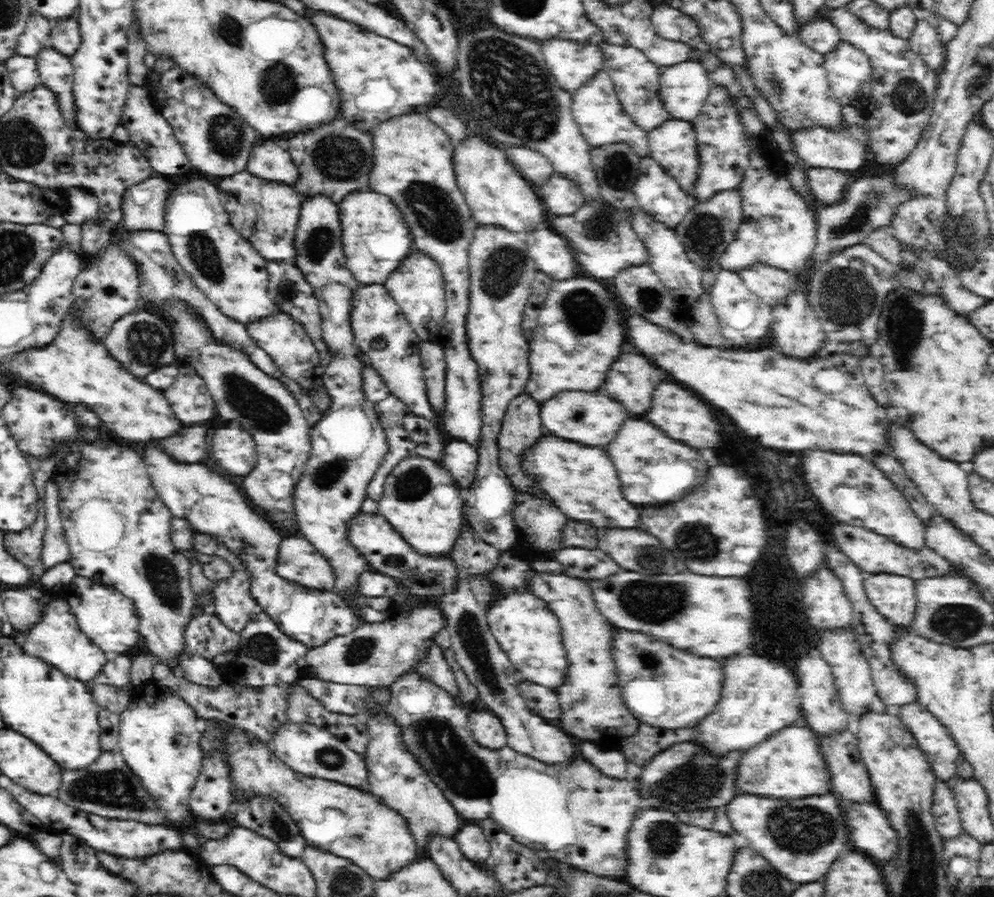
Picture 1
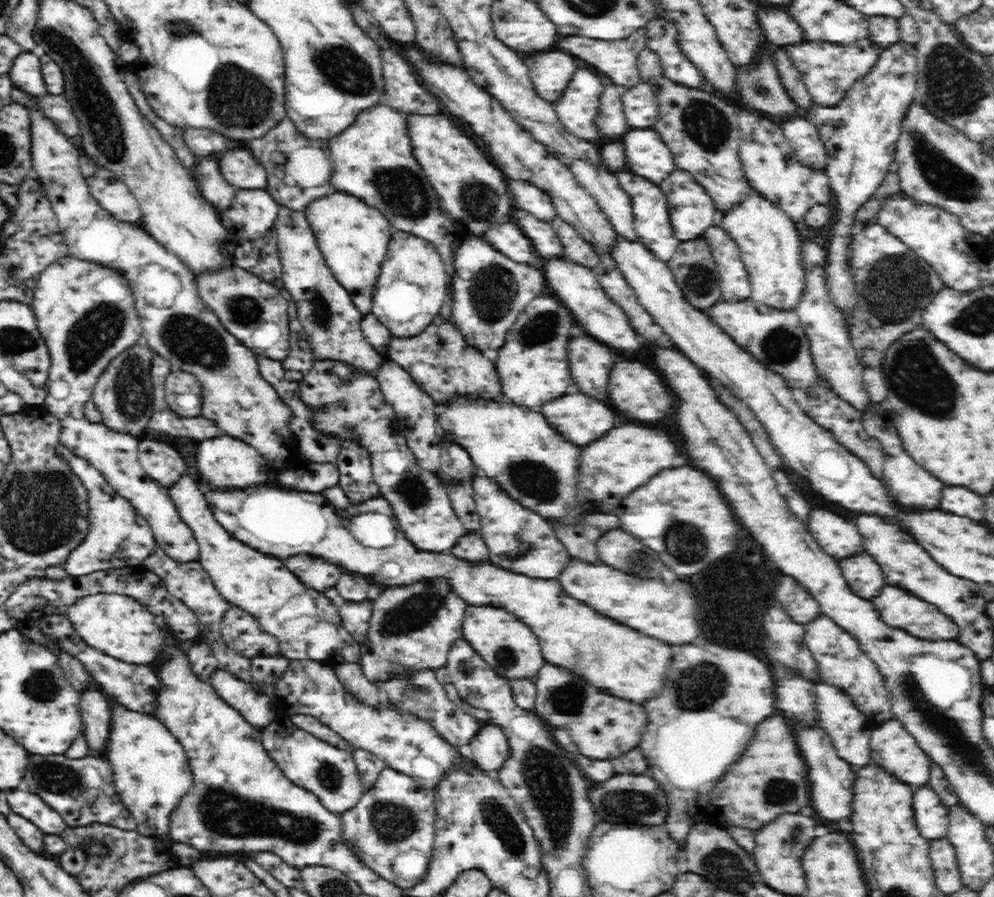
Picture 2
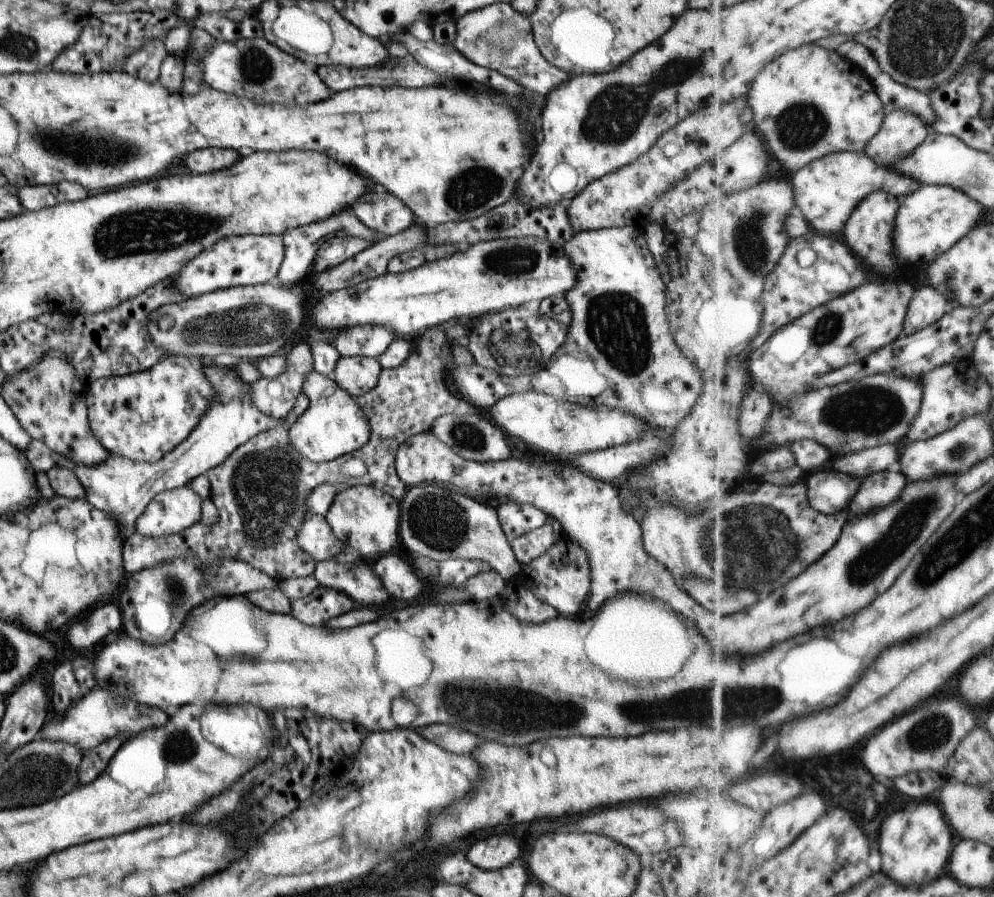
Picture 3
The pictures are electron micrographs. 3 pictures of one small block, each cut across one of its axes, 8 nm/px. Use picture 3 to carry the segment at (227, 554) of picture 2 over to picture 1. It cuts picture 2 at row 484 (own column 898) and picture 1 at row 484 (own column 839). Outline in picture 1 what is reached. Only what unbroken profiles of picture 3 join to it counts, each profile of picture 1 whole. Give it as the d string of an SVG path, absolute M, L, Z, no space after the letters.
M159 440L152 442L154 444L148 444L142 450L142 456L158 496L174 517L188 520L197 532L215 536L248 565L253 577L253 595L266 614L277 621L282 632L302 641L308 648L314 648L334 636L350 634L361 625L362 620L356 610L334 590L307 589L276 574L278 546L284 537L269 521L250 508L240 487L234 486L226 478L227 474L202 462L177 460Z

